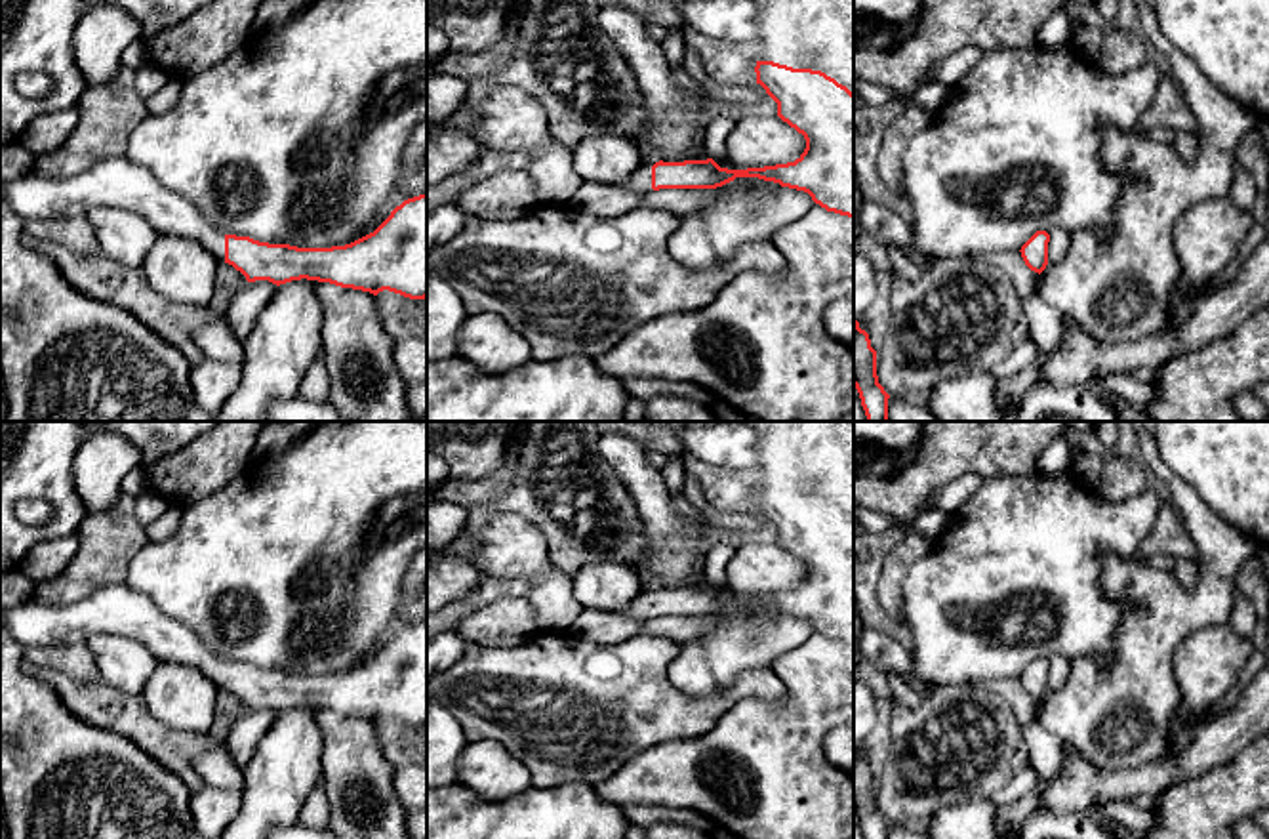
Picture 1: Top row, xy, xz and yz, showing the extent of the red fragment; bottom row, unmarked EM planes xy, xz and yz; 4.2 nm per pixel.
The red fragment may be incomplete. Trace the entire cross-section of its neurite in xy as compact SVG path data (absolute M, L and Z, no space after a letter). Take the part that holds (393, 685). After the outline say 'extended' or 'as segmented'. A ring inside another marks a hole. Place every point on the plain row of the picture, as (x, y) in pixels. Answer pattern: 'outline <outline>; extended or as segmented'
outline M126 582L103 585L67 606L29 599L0 610L0 627L23 648L86 643L95 633L133 637L156 660L200 669L248 709L269 707L280 713L307 706L373 723L389 717L410 726L427 725L427 620L396 633L373 660L332 675L297 675L225 662Z; extended

